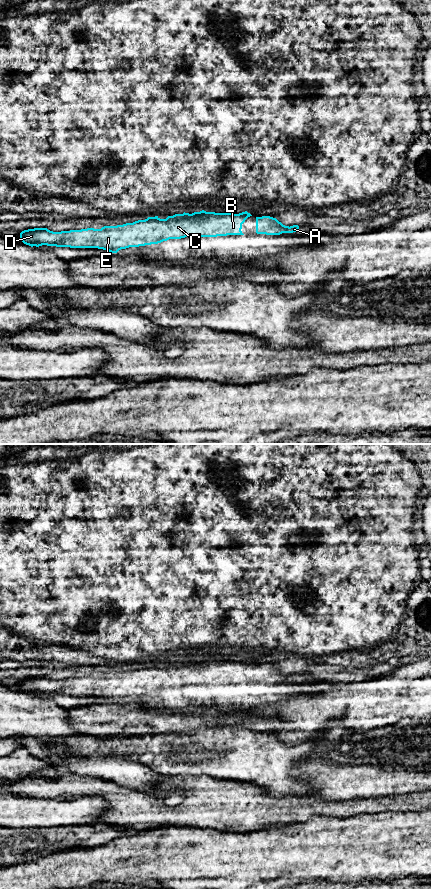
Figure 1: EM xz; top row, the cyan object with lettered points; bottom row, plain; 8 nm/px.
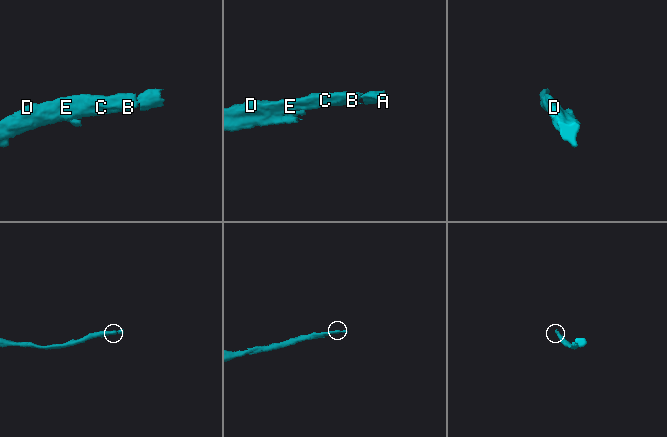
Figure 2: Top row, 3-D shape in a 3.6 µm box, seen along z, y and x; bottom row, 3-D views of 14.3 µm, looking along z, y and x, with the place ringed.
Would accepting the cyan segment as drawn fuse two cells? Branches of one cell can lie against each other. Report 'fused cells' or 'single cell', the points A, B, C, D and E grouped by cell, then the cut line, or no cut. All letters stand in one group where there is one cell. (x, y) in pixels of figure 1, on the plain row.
single cell | A B C D E | no cut

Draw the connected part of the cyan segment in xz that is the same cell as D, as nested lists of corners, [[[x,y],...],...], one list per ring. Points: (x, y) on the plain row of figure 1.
[[[202,658],[192,662],[175,662],[166,667],[148,665],[101,677],[53,680],[47,676],[34,676],[22,679],[20,688],[31,695],[98,696],[117,701],[121,697],[158,692],[169,687],[244,683],[242,672],[250,664],[247,659],[232,662]]]

